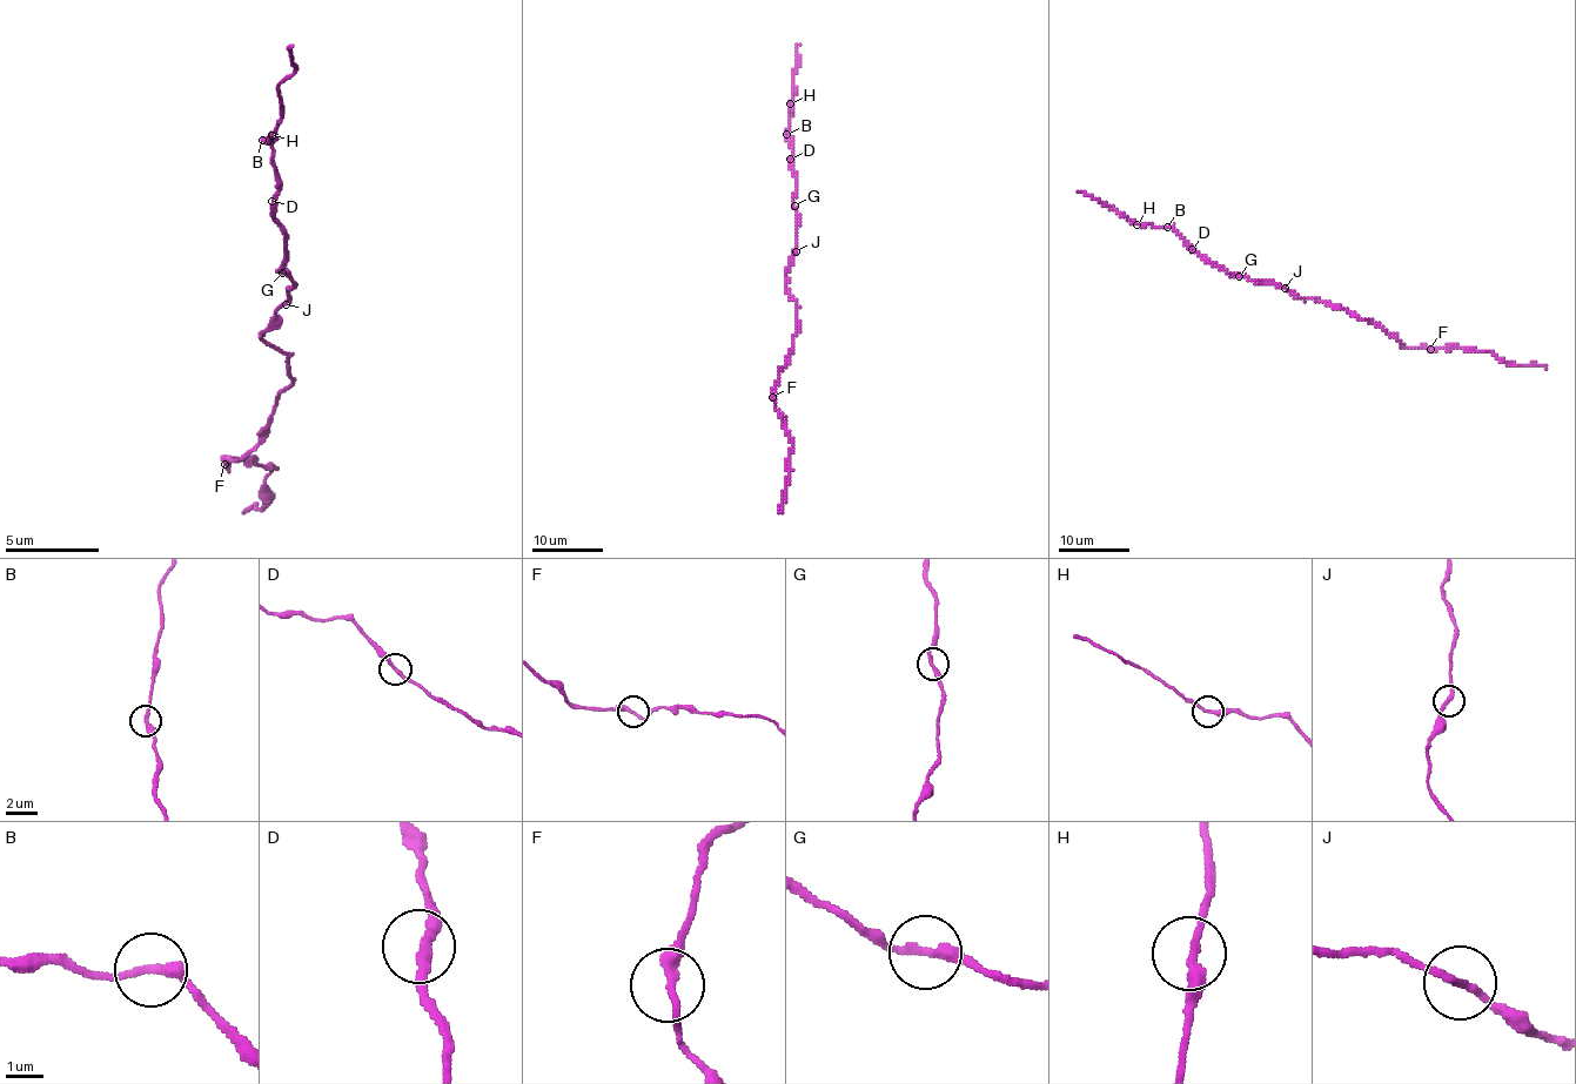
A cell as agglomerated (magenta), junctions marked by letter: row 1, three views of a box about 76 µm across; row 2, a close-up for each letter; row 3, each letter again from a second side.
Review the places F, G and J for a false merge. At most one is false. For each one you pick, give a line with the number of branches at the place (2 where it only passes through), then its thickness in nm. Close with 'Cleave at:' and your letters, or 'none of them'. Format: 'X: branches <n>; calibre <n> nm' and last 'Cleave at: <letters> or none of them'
G: branches 2; calibre 260 nm
Cleave at: G

